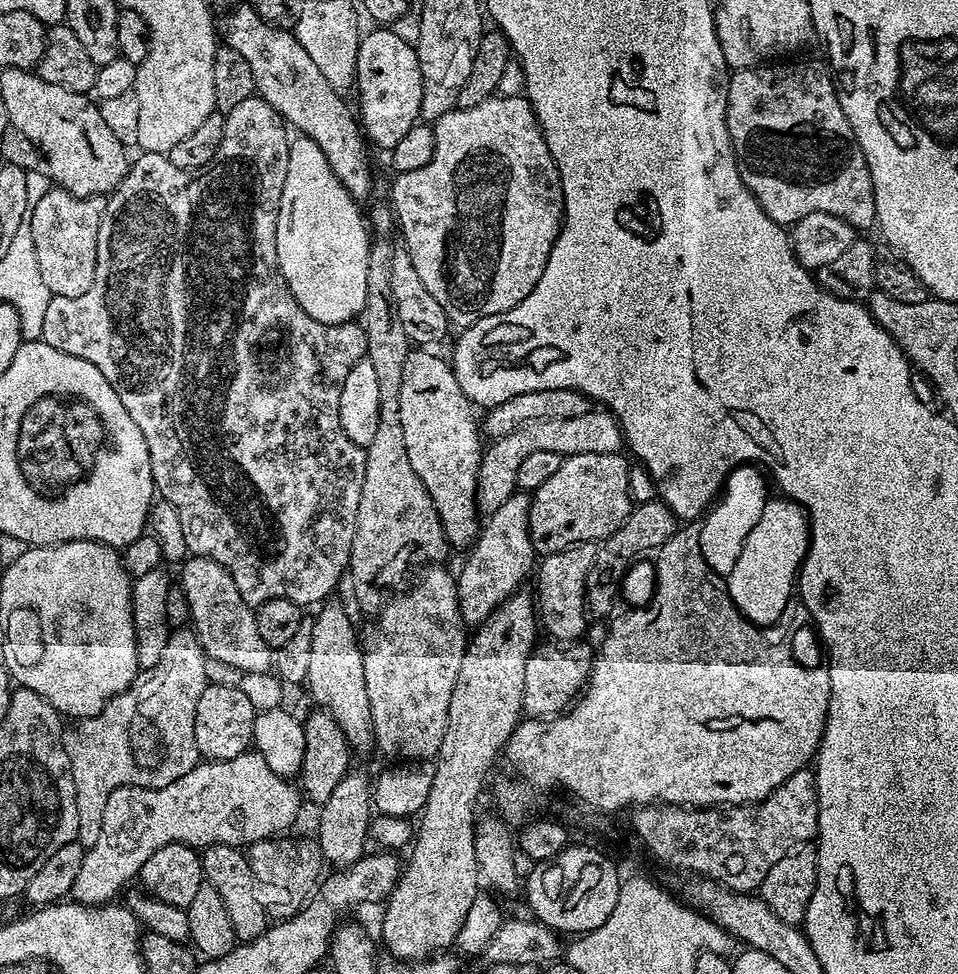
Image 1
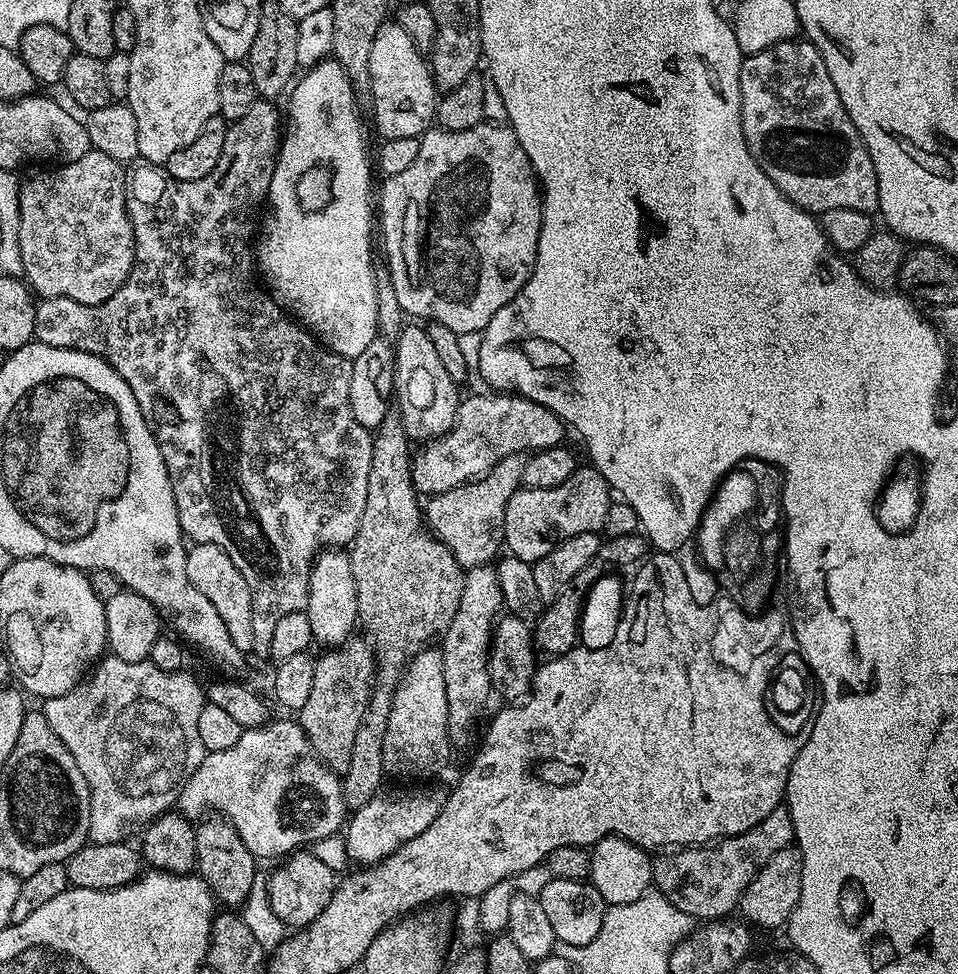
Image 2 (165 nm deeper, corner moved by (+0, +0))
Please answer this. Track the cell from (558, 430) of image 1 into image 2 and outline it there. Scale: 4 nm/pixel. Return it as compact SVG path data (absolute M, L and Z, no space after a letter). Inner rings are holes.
M523 452L512 454L484 476L427 501L426 524L432 527L431 535L454 554L461 568L483 568L497 559L496 551L501 551L504 539L506 506L517 488L521 487L522 470L526 470L527 461L528 456Z

